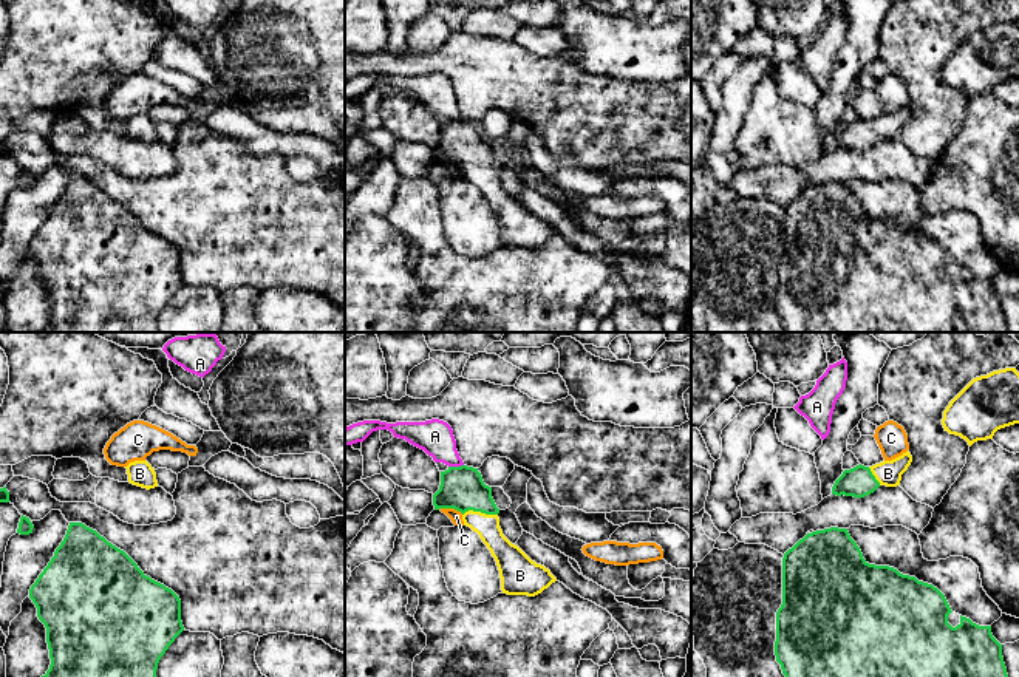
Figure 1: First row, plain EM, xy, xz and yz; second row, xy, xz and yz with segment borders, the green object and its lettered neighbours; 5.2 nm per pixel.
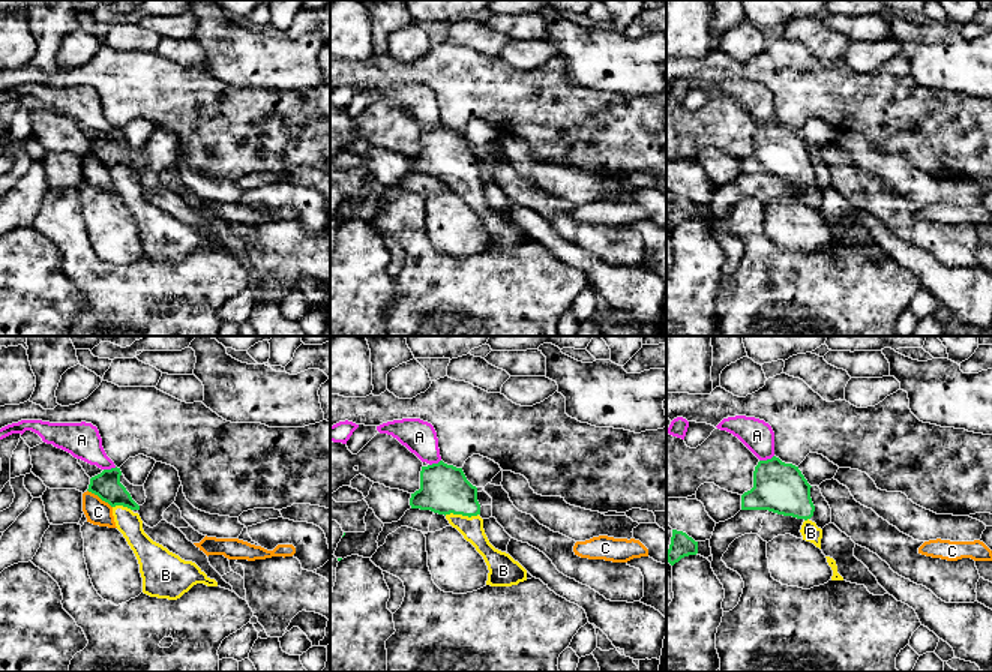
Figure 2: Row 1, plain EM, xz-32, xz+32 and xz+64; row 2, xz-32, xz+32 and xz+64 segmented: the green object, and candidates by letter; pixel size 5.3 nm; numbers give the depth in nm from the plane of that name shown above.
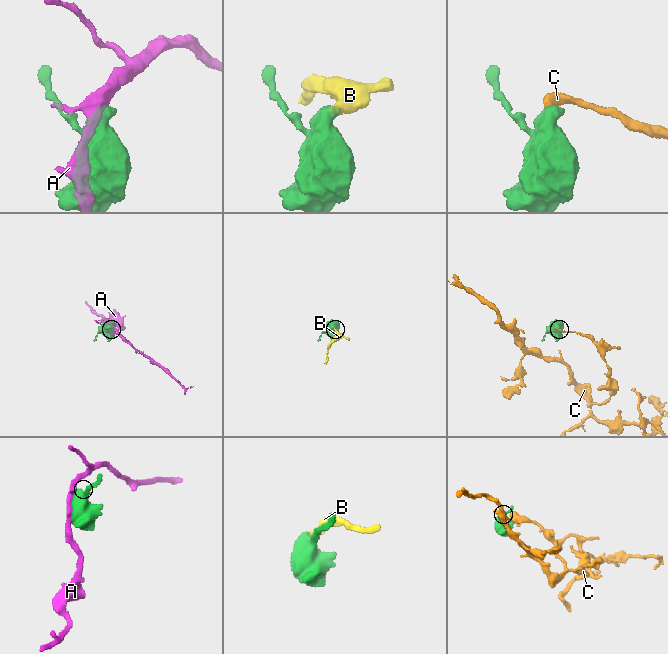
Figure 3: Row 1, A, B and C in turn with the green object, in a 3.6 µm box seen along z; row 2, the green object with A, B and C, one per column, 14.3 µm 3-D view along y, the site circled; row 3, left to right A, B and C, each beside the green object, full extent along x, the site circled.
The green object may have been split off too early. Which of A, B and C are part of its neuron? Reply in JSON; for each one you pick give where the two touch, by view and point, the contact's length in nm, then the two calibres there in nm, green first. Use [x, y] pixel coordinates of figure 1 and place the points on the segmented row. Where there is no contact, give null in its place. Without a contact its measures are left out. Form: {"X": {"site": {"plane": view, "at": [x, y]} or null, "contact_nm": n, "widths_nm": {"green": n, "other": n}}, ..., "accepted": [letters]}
{"B": {"site": {"plane": "xz", "at": [480, 510]}, "contact_nm": 180, "widths_nm": {"green": 220, "other": 130}}, "accepted": ["B"]}

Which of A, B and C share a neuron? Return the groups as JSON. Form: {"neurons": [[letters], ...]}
{"neurons": [["A"], ["B"], ["C"]]}

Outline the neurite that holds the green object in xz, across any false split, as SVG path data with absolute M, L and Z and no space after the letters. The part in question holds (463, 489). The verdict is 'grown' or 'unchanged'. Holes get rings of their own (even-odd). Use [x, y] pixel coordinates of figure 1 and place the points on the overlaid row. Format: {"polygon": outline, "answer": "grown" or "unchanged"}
{"polygon": "M461 465L441 471L439 490L433 495L435 510L455 509L462 513L464 526L479 535L496 561L501 590L507 595L535 597L557 578L512 544L499 527L499 509L478 468Z", "answer": "grown"}

